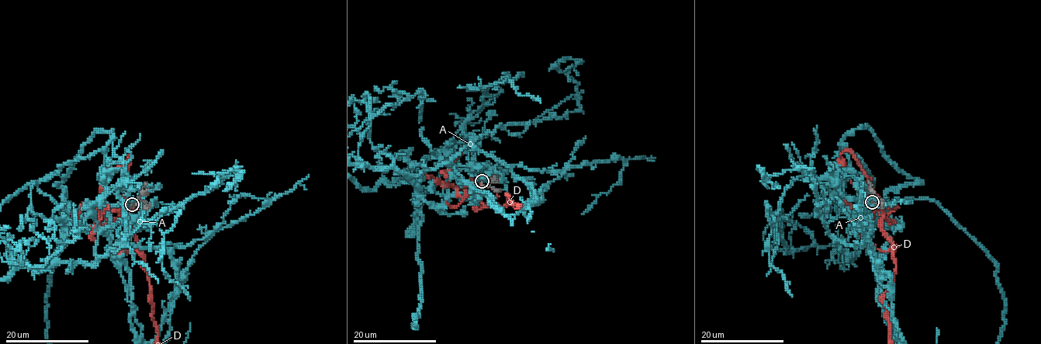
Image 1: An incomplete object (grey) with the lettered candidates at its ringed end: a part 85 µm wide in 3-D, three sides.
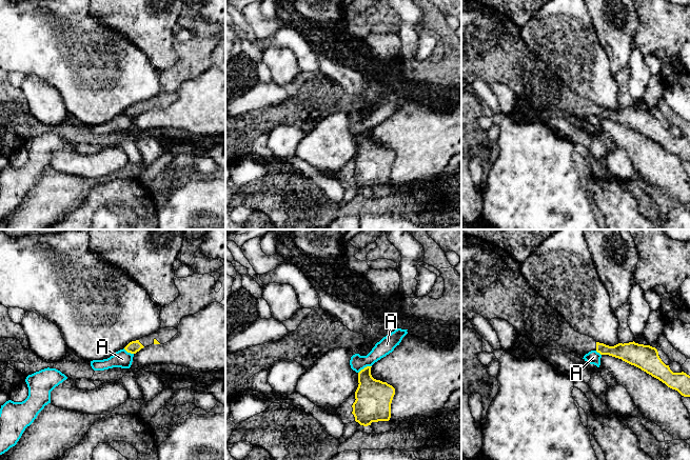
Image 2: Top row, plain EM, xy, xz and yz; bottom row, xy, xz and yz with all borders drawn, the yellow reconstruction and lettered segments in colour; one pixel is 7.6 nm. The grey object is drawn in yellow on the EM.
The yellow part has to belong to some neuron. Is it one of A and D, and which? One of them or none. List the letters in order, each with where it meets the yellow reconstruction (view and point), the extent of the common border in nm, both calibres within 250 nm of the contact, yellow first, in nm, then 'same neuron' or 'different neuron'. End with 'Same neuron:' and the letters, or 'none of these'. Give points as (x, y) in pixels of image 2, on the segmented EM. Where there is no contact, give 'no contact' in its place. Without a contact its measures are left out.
A: xz (365, 367) | 120 nm | 280/120 nm | different neuron
D: no contact | different neuron
Same neuron: none of these

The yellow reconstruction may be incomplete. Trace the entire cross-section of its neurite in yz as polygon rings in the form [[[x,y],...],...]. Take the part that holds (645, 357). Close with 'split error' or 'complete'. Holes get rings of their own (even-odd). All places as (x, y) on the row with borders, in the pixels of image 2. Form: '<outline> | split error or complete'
[[[478,244],[461,245],[461,389],[471,395],[477,393],[482,399],[482,420],[498,393],[498,380],[491,377],[486,366],[478,360],[482,352],[482,337],[467,319],[467,312],[482,316],[490,321],[497,318],[512,324],[518,335],[528,338],[536,347],[567,352],[580,359],[591,351],[609,355],[634,365],[652,377],[677,391],[684,397],[690,397],[690,376],[686,373],[673,373],[658,356],[655,347],[633,342],[609,346],[596,342],[593,338],[581,335],[548,301],[535,292],[520,271],[512,271],[502,258],[492,251],[482,249]]] | split error

